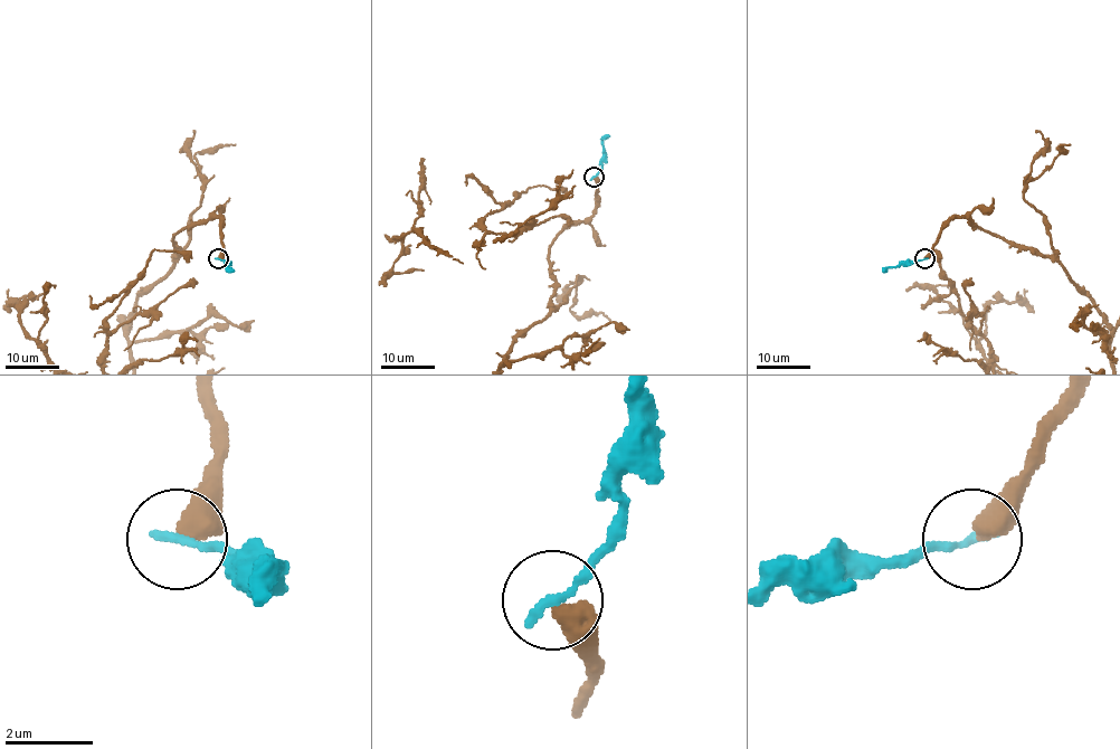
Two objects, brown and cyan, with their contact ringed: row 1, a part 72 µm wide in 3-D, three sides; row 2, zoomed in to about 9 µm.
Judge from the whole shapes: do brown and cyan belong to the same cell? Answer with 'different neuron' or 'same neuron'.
different neuron

